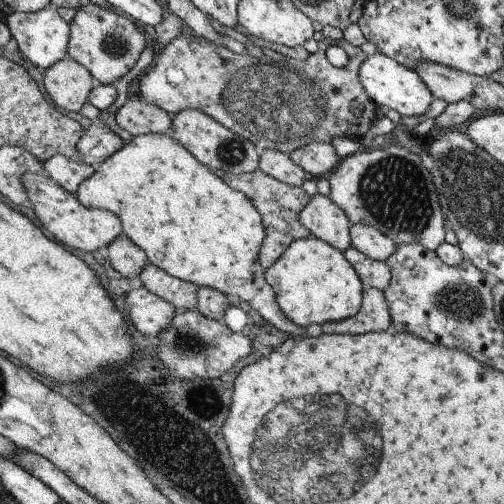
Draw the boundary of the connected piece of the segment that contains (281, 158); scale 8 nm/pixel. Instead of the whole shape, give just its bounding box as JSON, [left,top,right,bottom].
[259,149,306,187]

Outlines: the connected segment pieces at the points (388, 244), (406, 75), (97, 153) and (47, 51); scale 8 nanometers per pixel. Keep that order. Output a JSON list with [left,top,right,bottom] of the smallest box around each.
[[350,223,397,261],[359,53,435,120],[77,123,124,167],[4,5,70,69]]

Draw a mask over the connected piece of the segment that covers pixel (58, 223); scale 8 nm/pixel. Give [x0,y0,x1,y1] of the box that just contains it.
[21,172,123,252]

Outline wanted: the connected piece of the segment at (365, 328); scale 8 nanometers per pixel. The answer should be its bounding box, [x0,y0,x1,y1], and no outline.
[322,287,391,335]

